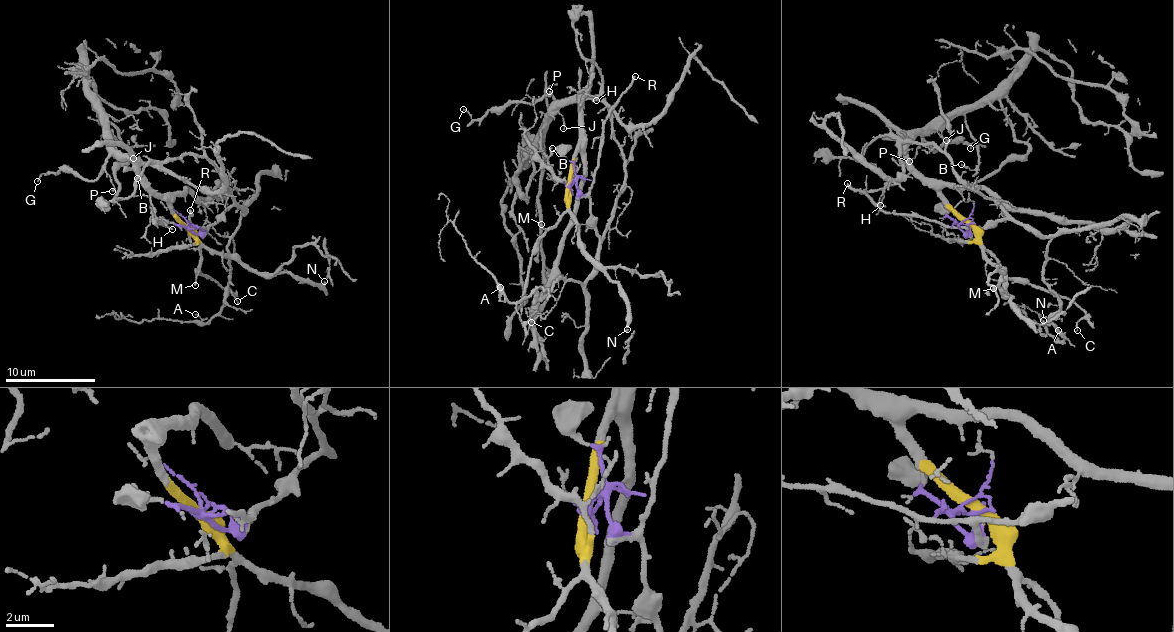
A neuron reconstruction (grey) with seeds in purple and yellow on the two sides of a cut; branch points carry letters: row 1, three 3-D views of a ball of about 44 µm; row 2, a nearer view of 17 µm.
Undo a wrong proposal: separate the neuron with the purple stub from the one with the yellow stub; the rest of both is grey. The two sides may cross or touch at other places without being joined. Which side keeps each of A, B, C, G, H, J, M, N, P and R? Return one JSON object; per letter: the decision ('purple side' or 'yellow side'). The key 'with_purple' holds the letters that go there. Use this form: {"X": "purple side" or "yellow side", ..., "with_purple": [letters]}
{"A": "purple side", "B": "yellow side", "C": "yellow side", "G": "yellow side", "H": "yellow side", "J": "yellow side", "M": "yellow side", "N": "yellow side", "P": "yellow side", "R": "purple side", "with_purple": ["A", "R"]}

